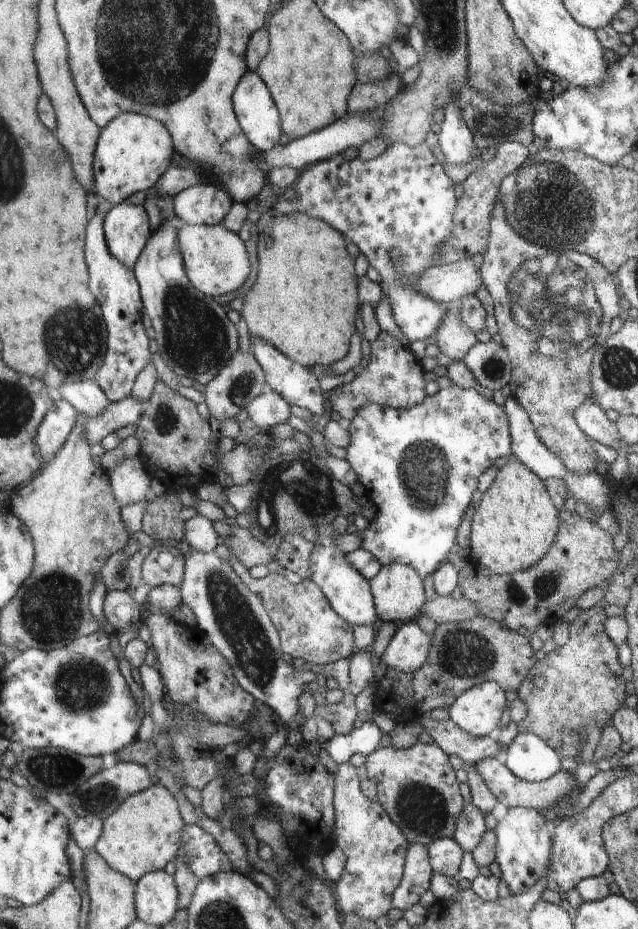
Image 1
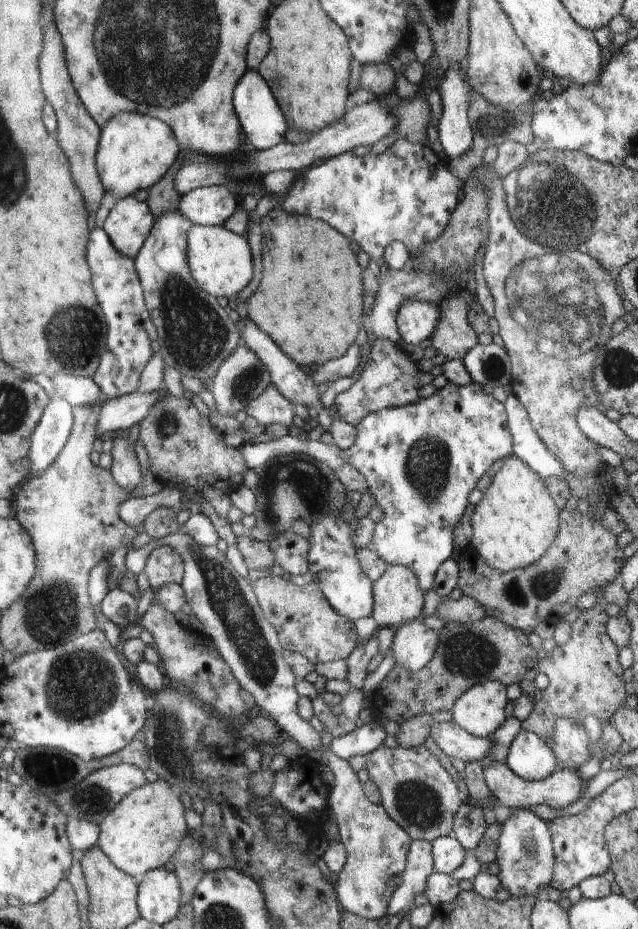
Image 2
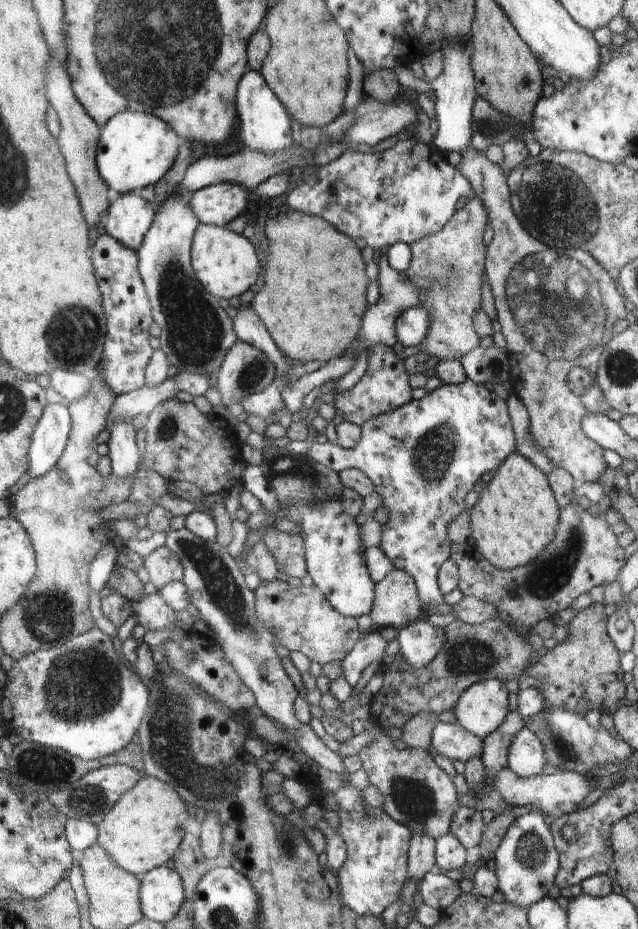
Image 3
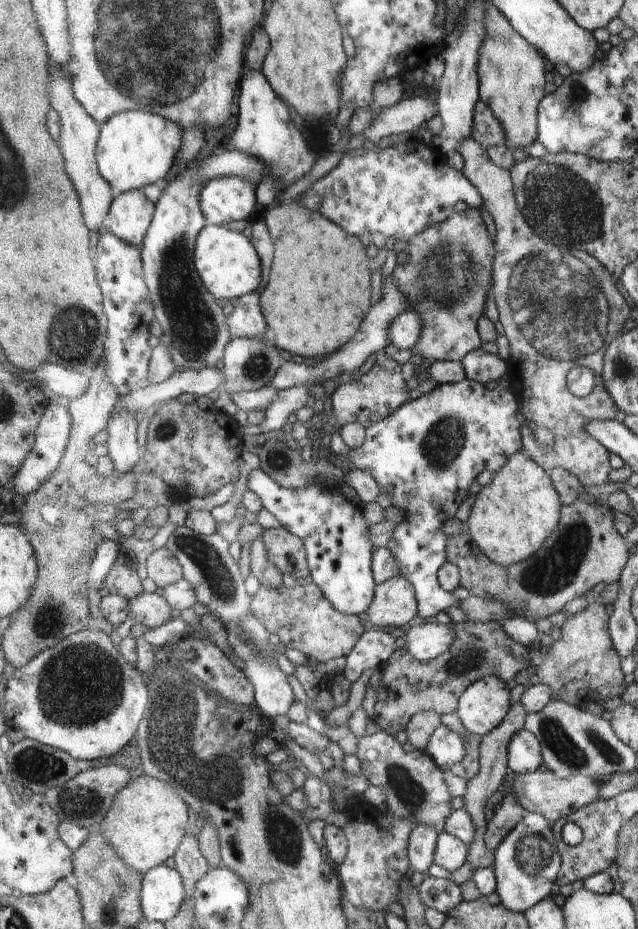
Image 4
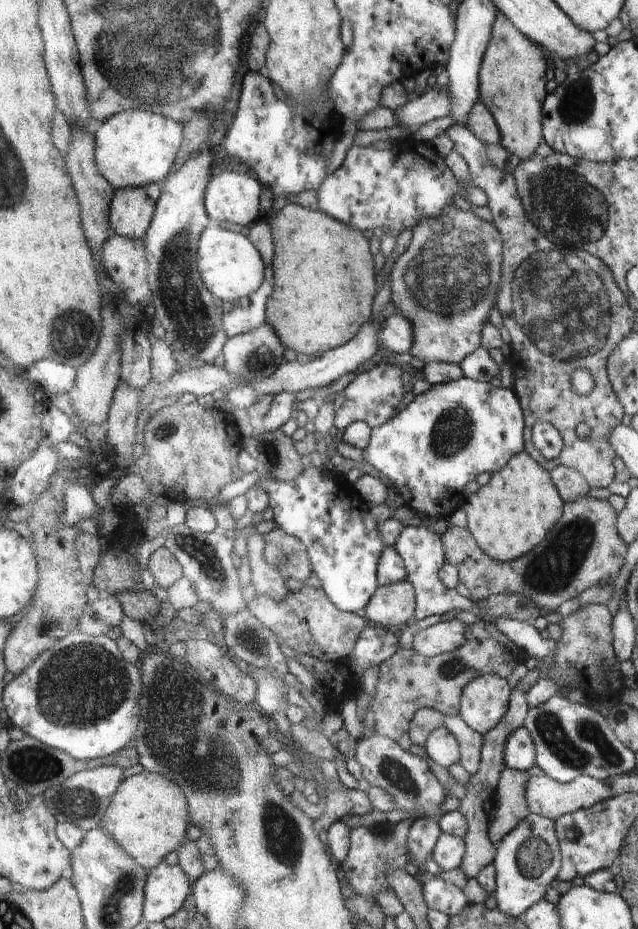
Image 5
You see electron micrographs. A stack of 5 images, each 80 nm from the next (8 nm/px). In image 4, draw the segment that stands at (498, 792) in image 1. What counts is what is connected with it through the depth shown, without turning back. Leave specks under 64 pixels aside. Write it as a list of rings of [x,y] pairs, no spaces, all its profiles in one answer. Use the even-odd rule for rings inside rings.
[[[536,769],[531,773],[508,774],[504,788],[510,789],[518,802],[525,808],[526,812],[540,813],[555,823],[558,819],[564,819],[580,807],[590,804],[598,798],[598,786],[592,782],[590,777],[584,775],[572,775],[567,779],[557,777],[552,771],[540,772]]]

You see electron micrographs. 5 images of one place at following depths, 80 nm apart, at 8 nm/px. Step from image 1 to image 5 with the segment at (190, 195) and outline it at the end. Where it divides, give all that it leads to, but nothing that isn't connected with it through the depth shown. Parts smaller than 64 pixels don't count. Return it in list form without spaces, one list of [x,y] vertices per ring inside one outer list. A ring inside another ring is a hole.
[[[224,170],[213,176],[206,190],[207,214],[212,222],[229,220],[240,227],[250,226],[260,214],[263,185],[251,173]]]

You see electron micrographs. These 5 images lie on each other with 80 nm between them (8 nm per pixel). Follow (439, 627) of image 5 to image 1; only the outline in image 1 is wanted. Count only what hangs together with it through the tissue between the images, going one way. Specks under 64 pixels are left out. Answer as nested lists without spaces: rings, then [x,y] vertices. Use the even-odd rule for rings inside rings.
[[[417,621],[399,625],[381,662],[403,673],[418,671],[427,660],[431,637],[424,633]]]

